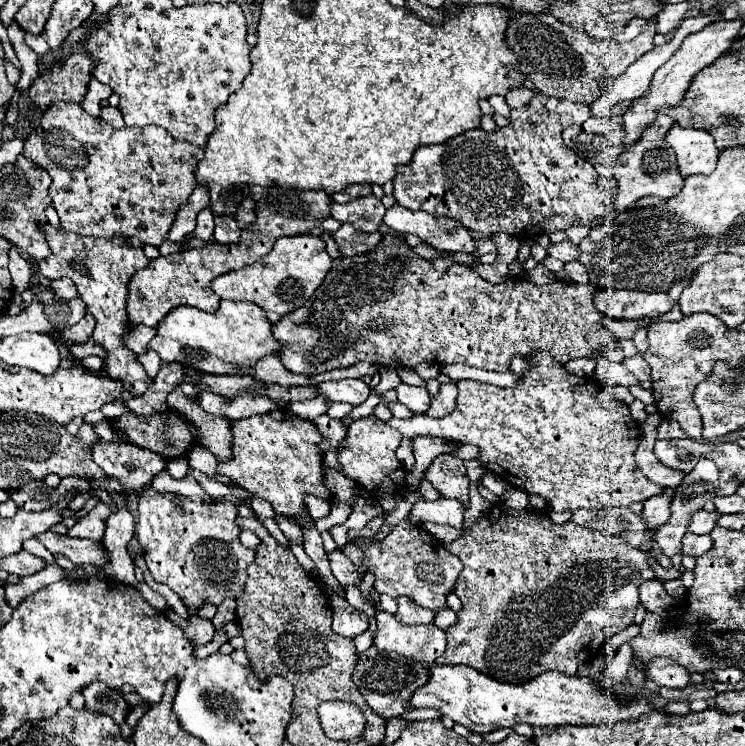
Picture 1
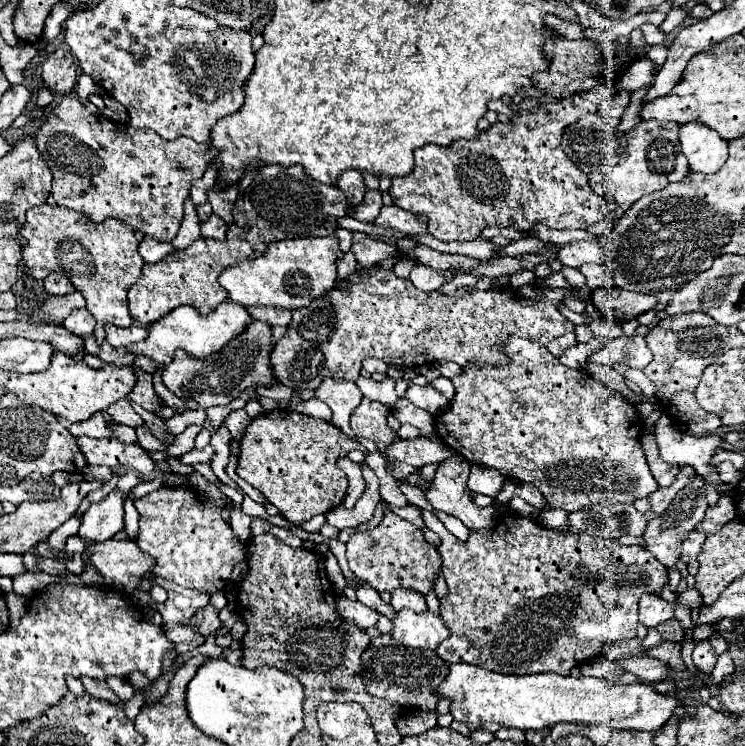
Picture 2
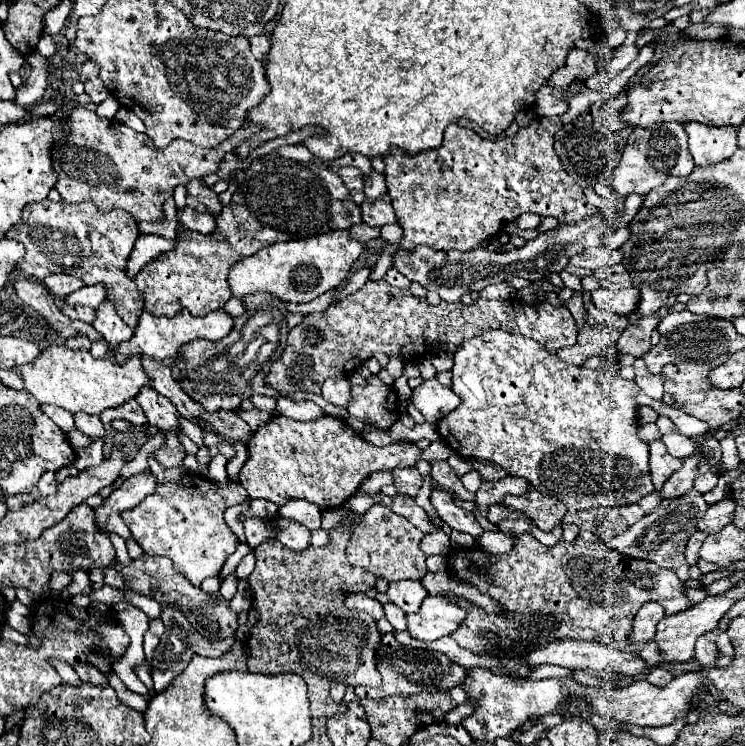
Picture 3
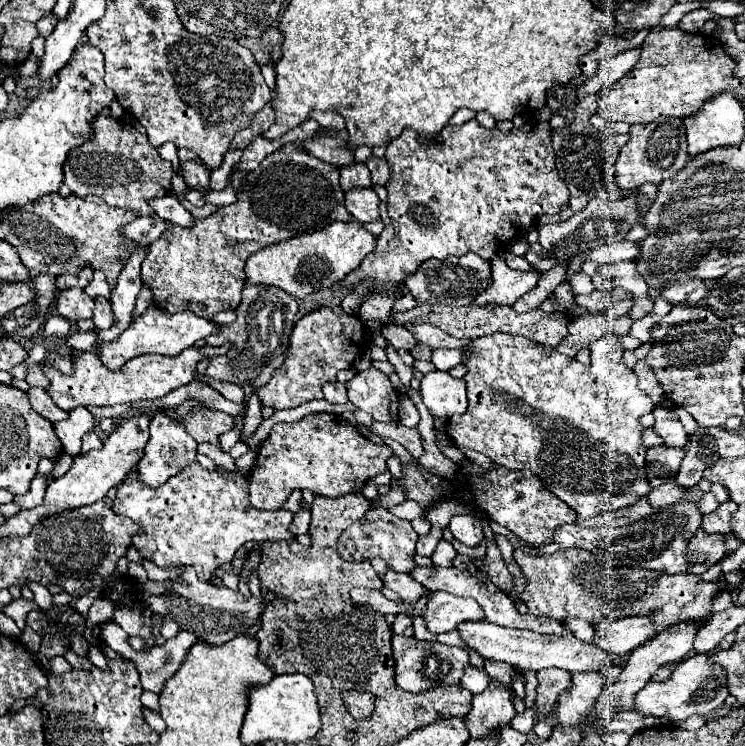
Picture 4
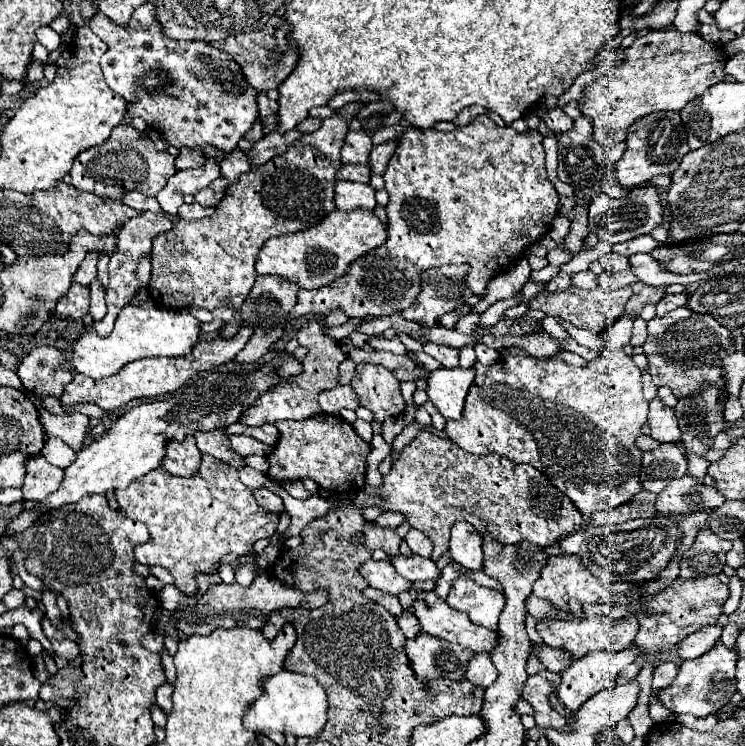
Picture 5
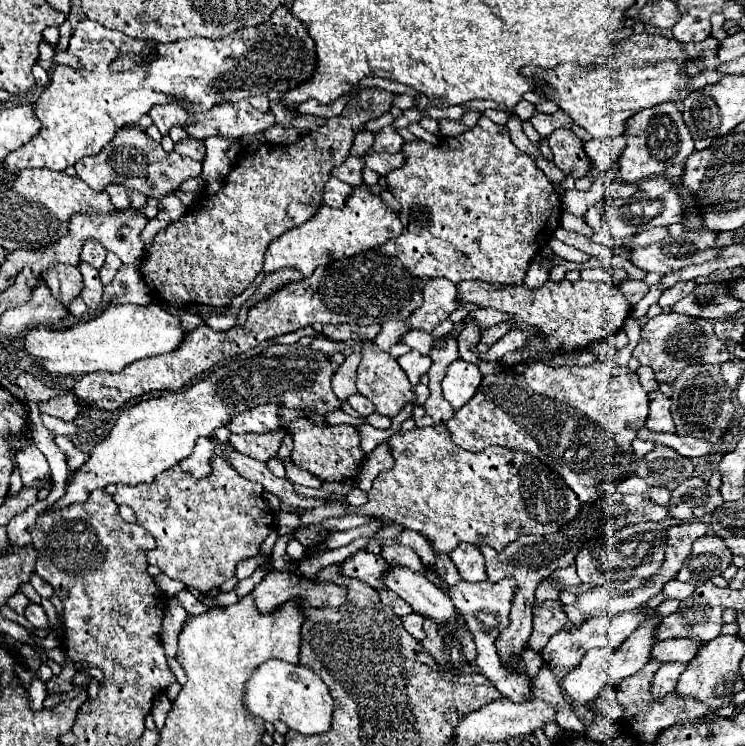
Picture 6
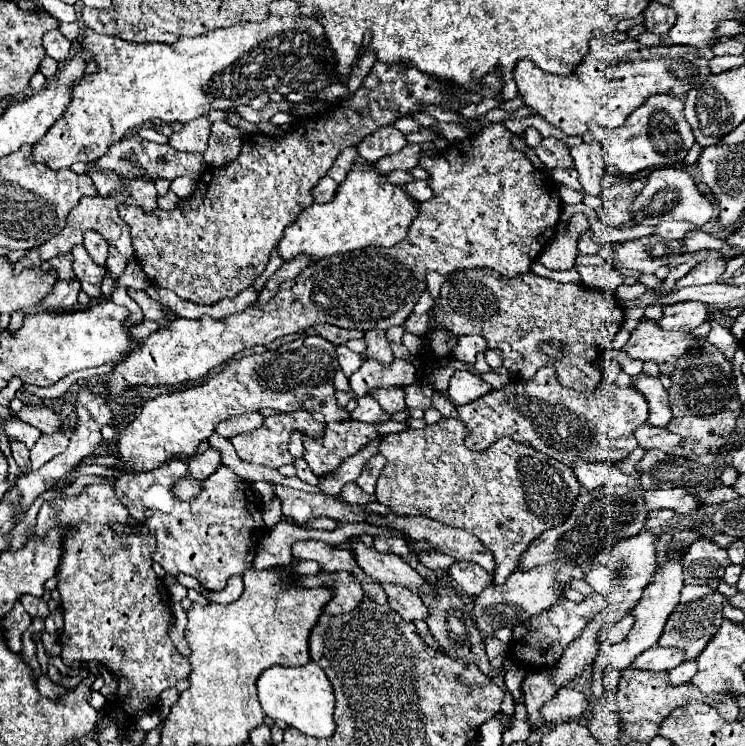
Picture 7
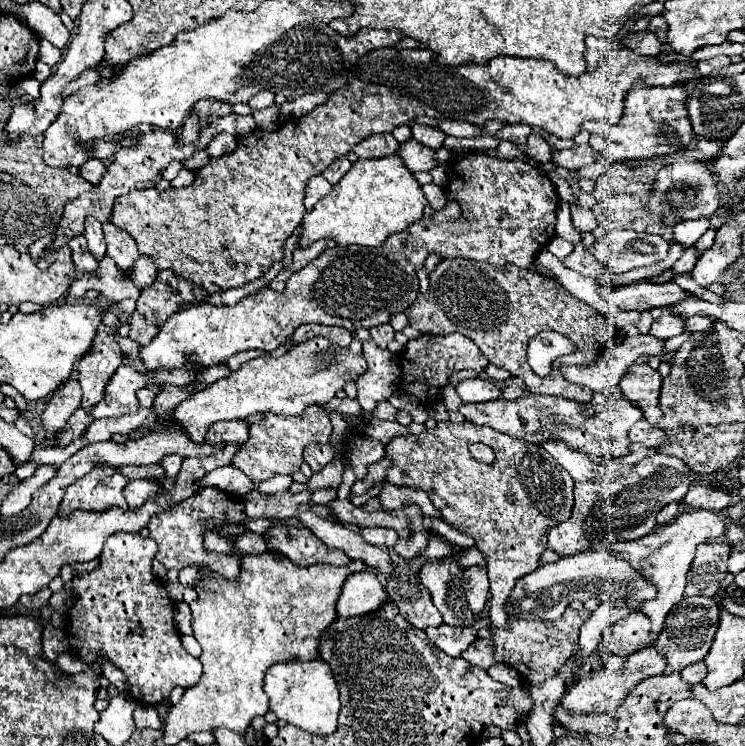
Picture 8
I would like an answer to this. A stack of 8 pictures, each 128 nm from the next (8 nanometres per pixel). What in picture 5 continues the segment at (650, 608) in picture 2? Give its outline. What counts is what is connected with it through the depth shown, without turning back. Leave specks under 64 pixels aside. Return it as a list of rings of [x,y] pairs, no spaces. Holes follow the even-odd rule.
[[[398,556],[396,560],[392,560],[394,568],[398,570],[400,576],[404,576],[410,582],[416,580],[438,580],[442,576],[442,570],[436,566],[436,562],[432,562],[430,558],[422,558],[422,556]],[[630,614],[620,620],[610,620],[608,616],[594,616],[594,618],[584,618],[580,622],[564,622],[564,620],[548,620],[546,618],[546,620],[540,620],[536,624],[536,628],[546,644],[550,644],[554,648],[568,650],[572,654],[572,658],[576,660],[594,650],[606,650],[606,652],[626,650],[634,642],[640,626],[638,626],[638,620]]]

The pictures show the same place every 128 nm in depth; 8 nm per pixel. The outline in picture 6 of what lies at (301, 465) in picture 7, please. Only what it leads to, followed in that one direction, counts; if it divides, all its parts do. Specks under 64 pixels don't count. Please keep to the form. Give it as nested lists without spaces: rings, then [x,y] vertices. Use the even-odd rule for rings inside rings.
[[[290,458],[284,460],[284,466],[286,466],[286,478],[288,478],[288,480],[292,480],[292,482],[296,482],[296,484],[302,484],[302,486],[310,486],[310,488],[320,488],[322,482],[320,482],[314,474],[310,474],[310,472],[306,472],[306,470],[302,470],[302,468],[298,468],[298,466],[294,466]]]

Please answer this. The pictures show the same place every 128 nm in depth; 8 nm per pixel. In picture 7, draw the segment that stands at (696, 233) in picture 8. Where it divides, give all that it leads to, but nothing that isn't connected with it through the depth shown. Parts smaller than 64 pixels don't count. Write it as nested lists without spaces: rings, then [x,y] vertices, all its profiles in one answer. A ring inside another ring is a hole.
[[[664,222],[654,226],[654,234],[662,236],[662,238],[684,238],[686,230],[694,230],[696,226],[688,224],[688,222]]]

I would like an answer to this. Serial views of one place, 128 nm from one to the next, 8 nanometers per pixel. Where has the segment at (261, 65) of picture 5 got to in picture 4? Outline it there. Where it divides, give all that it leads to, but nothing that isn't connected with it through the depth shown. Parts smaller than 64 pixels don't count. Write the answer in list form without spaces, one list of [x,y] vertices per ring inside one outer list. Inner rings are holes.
[[[276,26],[260,34],[256,40],[244,40],[244,46],[252,50],[258,64],[270,64],[274,66],[280,58],[280,46],[282,46],[282,34]]]

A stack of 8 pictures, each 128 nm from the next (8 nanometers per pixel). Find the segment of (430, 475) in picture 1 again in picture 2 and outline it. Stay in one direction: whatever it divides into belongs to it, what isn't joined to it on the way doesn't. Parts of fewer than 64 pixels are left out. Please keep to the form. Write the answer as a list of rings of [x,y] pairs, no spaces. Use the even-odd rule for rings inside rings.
[[[454,454],[450,456],[448,460],[442,460],[436,468],[436,478],[432,482],[432,486],[428,490],[424,490],[424,498],[436,508],[436,510],[442,510],[446,514],[452,514],[456,516],[458,520],[462,520],[470,530],[480,530],[480,528],[492,528],[496,522],[494,522],[494,516],[496,516],[496,510],[484,510],[484,508],[478,508],[474,502],[472,502],[472,492],[470,488],[466,486],[468,482],[468,474],[470,474],[470,462],[464,460],[462,456]]]

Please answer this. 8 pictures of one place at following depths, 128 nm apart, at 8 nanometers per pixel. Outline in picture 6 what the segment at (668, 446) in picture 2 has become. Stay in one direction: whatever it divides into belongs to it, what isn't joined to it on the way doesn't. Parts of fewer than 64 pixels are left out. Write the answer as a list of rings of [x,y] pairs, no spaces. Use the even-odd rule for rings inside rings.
[[[654,390],[650,396],[650,414],[646,420],[646,428],[652,432],[676,432],[676,426],[670,416],[670,398],[660,390]]]

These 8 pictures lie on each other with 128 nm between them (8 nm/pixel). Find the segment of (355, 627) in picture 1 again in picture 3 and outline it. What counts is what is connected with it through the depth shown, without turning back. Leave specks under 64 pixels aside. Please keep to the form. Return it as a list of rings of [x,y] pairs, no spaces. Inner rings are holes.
[[[348,594],[344,604],[346,604],[346,608],[358,608],[358,610],[370,614],[374,620],[380,620],[384,616],[382,604],[370,596],[366,596],[366,594]]]

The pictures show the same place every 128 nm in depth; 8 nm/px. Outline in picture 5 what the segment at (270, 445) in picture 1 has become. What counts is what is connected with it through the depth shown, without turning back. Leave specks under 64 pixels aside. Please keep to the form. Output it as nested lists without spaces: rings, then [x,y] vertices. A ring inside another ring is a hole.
[[[322,412],[306,420],[278,420],[276,428],[280,438],[266,456],[270,464],[266,476],[272,482],[282,484],[310,478],[322,490],[334,494],[356,494],[364,488],[366,456],[370,452],[370,444],[364,442],[346,420]],[[256,488],[256,490],[252,490],[252,494],[254,494],[254,498],[262,510],[266,510],[266,512],[282,512],[284,510],[282,498],[278,494],[274,494],[272,490]]]

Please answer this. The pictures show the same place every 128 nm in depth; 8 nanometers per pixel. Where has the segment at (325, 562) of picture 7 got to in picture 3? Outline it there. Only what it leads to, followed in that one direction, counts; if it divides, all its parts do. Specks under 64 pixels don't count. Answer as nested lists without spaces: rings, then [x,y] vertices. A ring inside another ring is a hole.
[[[406,580],[400,584],[390,584],[386,596],[390,598],[390,602],[394,602],[404,612],[416,612],[416,608],[420,608],[420,604],[428,596],[428,592],[424,590],[424,586],[420,582]]]

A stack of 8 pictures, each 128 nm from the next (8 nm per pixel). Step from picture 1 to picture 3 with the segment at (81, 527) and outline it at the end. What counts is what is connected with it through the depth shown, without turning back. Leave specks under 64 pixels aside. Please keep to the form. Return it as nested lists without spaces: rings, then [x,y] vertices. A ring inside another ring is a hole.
[[[150,470],[140,472],[132,478],[126,478],[120,488],[116,488],[104,502],[102,506],[96,508],[96,526],[104,534],[120,534],[122,538],[130,536],[130,530],[120,516],[124,510],[138,506],[148,494],[152,494],[156,488],[156,478],[152,476]]]

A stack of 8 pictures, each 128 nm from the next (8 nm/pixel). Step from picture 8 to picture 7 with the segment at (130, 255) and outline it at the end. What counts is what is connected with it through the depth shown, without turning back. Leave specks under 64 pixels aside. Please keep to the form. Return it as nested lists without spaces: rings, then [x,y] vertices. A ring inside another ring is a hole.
[[[110,248],[108,260],[106,260],[106,272],[108,272],[108,276],[112,280],[116,280],[124,272],[124,266],[126,266],[126,260],[120,256],[120,252],[116,248]]]

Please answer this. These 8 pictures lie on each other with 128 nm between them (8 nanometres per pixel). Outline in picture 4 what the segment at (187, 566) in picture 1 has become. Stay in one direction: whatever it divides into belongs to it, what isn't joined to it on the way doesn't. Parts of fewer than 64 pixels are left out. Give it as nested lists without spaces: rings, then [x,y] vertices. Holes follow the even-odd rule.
[[[196,462],[190,464],[188,468],[180,470],[170,480],[166,480],[160,488],[144,488],[138,480],[134,480],[132,484],[120,484],[112,510],[118,516],[126,516],[138,524],[140,530],[134,534],[132,542],[142,558],[148,558],[158,566],[170,566],[170,564],[194,566],[200,580],[208,580],[218,566],[232,562],[234,552],[248,540],[254,540],[254,542],[264,542],[264,540],[292,542],[292,540],[296,540],[296,534],[290,530],[292,512],[256,510],[250,504],[249,482],[246,478],[224,478],[218,472],[204,470]]]

